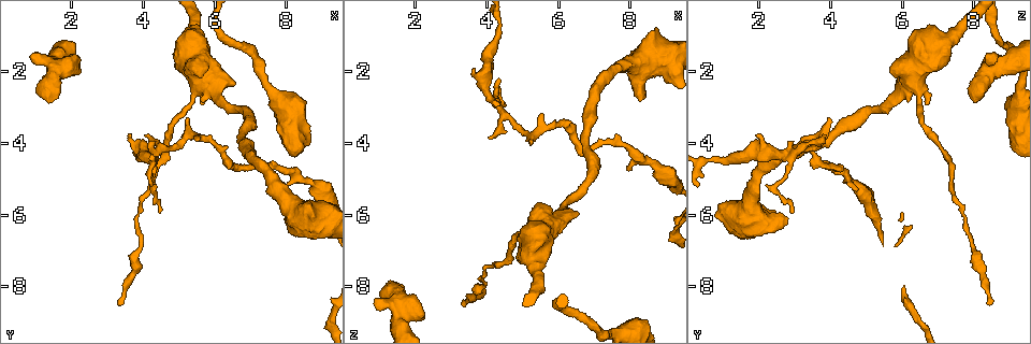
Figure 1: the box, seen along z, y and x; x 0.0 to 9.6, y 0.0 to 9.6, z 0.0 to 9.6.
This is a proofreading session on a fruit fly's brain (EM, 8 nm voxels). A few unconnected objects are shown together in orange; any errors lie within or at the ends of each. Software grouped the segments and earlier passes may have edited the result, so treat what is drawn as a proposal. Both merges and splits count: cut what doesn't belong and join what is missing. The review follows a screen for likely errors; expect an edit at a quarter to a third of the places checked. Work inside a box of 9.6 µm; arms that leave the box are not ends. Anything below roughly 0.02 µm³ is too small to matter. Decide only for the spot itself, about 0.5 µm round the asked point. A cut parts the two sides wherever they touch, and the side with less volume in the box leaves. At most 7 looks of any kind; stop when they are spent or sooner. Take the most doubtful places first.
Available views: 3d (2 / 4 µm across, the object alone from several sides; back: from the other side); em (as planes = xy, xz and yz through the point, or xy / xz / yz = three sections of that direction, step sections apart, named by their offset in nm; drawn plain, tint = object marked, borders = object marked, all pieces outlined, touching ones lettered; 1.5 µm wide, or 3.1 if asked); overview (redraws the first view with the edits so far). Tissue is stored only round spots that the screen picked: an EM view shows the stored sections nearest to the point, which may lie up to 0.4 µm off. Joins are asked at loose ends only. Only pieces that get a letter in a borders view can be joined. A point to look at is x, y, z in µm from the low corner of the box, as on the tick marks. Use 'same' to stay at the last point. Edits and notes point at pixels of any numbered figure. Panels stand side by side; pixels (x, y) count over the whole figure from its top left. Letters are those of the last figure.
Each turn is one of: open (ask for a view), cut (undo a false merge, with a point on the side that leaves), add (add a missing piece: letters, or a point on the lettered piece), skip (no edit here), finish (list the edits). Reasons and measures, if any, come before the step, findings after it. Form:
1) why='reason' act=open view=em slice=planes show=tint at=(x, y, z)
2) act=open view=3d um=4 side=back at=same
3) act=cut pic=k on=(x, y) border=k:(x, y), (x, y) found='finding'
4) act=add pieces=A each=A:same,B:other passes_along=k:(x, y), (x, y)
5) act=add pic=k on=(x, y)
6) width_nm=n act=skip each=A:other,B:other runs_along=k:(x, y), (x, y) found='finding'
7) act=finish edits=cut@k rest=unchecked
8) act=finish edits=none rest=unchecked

why='sharp bend' act=open view=em slice=planes show=tint at=(5.80, 2.30, 6.15)

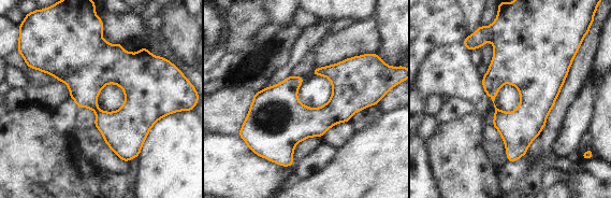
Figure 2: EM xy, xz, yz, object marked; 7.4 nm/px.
why='see the neighbours' act=open view=em slice=planes show=borders at=same

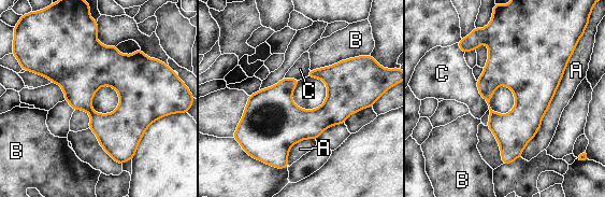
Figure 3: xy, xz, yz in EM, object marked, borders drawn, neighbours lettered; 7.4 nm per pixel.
longest_contact=A:800nm act=skip each=A:other,B:other,C:other border=3:(476, 81), (478, 93), (489, 109) found='one neuron here'

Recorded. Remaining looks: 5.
why='long arm stops here' act=open view=em slice=planes show=borders at=(3.35, 8.50, 8.45)

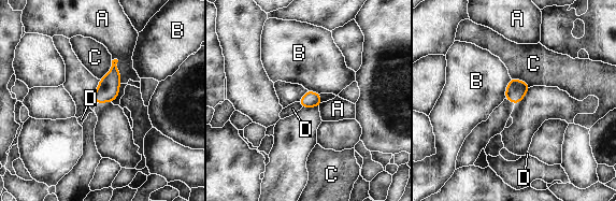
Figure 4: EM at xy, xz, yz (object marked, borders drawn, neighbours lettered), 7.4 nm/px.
act=skip each=A:other,B:other,C:other,D:other border=4:(299, 102), (302, 106) found='none of them fits'

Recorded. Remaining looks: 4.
why='branch stops here' act=open view=3d um=2 at=(0.80, 1.55, 8.60)

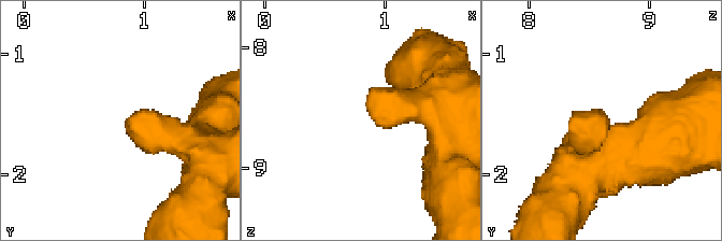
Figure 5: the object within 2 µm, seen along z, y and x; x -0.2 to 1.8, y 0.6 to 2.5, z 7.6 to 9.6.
why='now the EM' act=open view=em slice=xz step=8 show=plain at=(0.84, 1.58, 8.52)

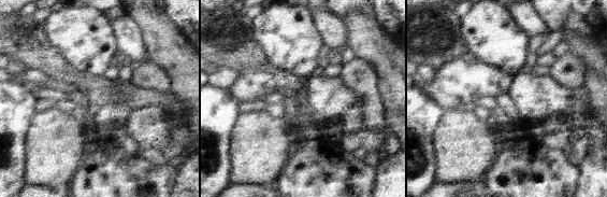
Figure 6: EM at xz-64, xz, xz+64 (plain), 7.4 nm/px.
why='see the neighbours' act=open view=em slice=xz step=8 show=borders at=same

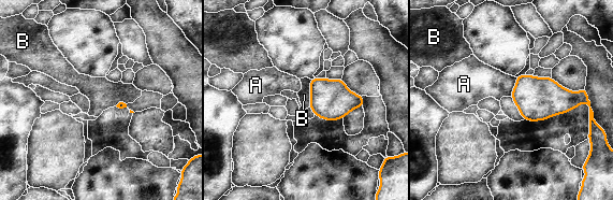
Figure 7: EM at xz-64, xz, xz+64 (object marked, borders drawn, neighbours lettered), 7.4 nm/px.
act=skip each=A:other,B:other found='no lettered piece goes on from it'

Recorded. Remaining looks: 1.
act=finish edits=none rest=unchecked

